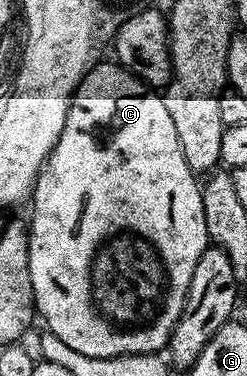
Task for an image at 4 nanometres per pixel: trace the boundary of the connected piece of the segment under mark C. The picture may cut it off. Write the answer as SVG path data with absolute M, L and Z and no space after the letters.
M109 61L102 62L99 66L91 65L74 89L64 128L52 152L47 156L46 163L38 171L38 177L34 179L34 215L28 218L28 268L37 313L46 321L45 329L59 337L68 348L93 358L119 358L125 354L157 354L165 351L185 308L193 269L208 247L200 182L194 171L188 168L184 152L180 152L180 140L176 140L176 127L172 125L172 116L168 116L165 97L140 81L135 74L122 69L117 61Z

